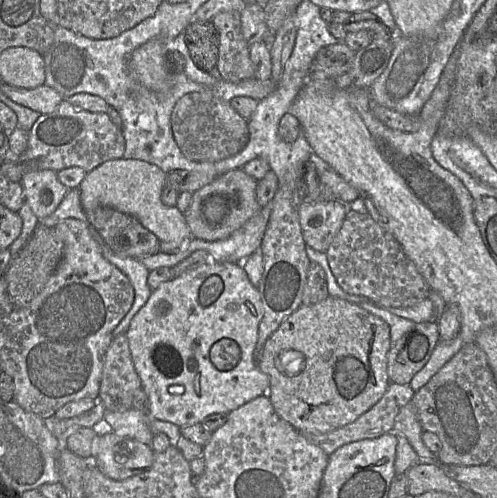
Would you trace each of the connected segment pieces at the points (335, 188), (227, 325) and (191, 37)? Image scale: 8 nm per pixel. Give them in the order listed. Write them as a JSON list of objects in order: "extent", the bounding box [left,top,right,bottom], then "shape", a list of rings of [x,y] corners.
[{"extent":[309,155,431,308],"shape":[[[315,155],[309,162],[317,167],[323,195],[334,195],[335,200],[356,205],[355,209],[347,211],[341,229],[326,251],[330,269],[342,290],[367,297],[382,308],[411,307],[426,300],[431,290],[424,278],[398,241],[362,209],[357,190]]]},{"extent":[125,261,269,427],"shape":[[[210,261],[177,278],[162,283],[158,288],[152,290],[149,299],[133,317],[125,332],[135,370],[141,379],[142,387],[148,397],[149,414],[158,420],[171,422],[179,427],[185,427],[202,423],[202,421],[211,414],[230,413],[246,402],[260,395],[265,395],[269,388],[269,377],[259,369],[254,357],[258,339],[258,329],[262,317],[263,307],[258,288],[250,282],[242,267],[242,262]]]},{"extent":[183,20,219,72],"shape":[[[192,20],[183,34],[194,63],[207,72],[216,68],[219,55],[219,33],[212,22]]]}]

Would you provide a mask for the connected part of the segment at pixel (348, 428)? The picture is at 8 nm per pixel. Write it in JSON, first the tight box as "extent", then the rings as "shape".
{"extent":[305,382,415,456],"shape":[[[390,382],[380,400],[353,422],[323,434],[305,434],[328,456],[344,444],[377,438],[393,431],[400,409],[412,399],[415,391],[408,384]]]}

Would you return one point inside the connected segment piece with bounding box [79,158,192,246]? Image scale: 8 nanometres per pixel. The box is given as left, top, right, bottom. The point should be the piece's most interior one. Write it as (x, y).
(134, 187)

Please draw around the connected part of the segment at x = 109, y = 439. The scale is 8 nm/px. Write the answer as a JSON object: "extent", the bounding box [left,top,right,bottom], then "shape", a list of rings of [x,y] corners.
{"extent":[92,432,154,480],"shape":[[[113,432],[96,436],[92,444],[92,462],[114,480],[125,480],[150,468],[154,453],[151,446]]]}

